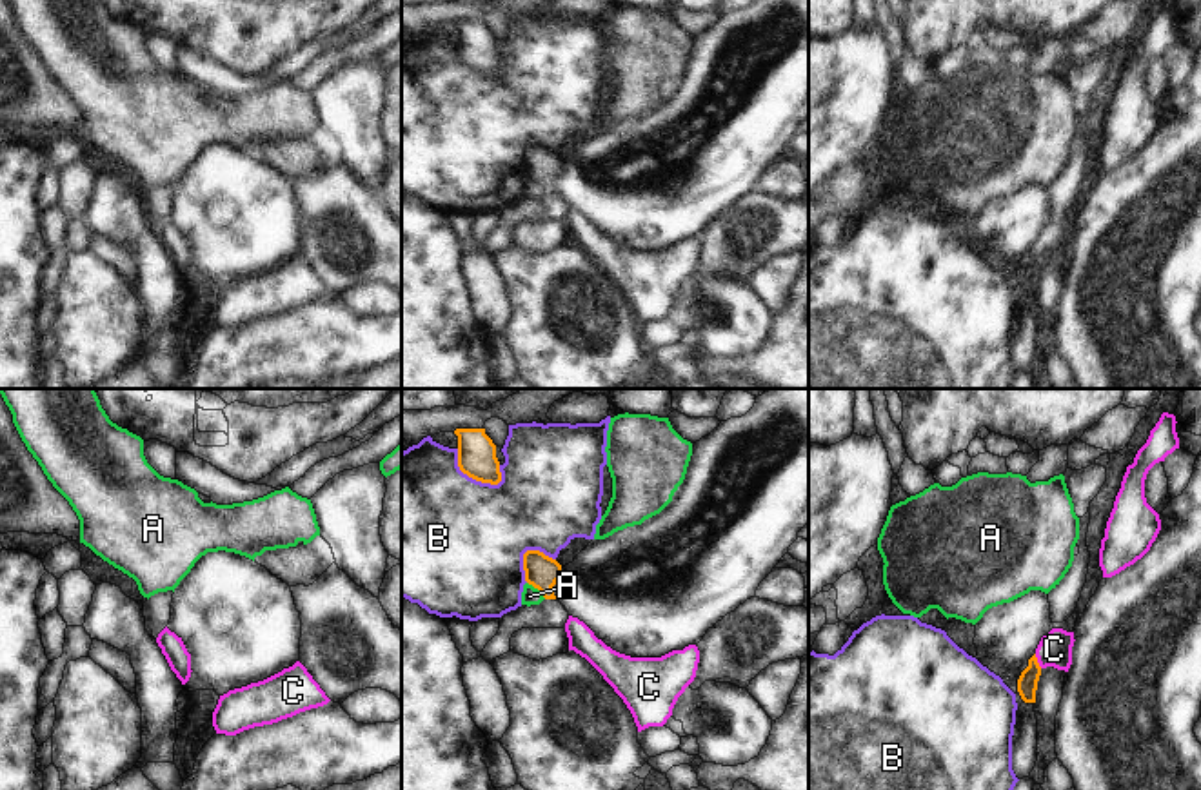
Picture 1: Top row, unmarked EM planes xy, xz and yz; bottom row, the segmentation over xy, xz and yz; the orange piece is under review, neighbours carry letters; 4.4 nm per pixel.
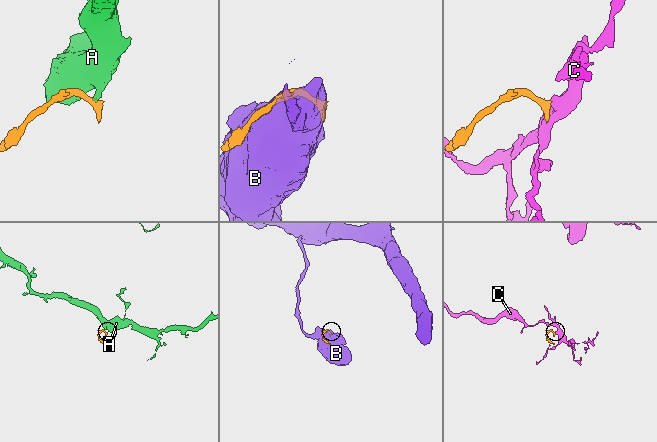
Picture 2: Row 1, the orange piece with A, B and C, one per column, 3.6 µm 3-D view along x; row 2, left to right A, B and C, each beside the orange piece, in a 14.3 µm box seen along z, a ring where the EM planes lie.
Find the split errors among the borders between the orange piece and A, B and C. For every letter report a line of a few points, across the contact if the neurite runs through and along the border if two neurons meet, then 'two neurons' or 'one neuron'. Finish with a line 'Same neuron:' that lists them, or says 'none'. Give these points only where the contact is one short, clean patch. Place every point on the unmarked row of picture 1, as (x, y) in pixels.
A: xz (527, 175), (545, 191) | two neurons
B: two neurons
C: yz (1027, 276), (1036, 255), (1054, 242) | one neuron
Same neuron: C

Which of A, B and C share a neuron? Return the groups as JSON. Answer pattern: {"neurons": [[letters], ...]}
{"neurons": [["A"], ["B"], ["C"]]}

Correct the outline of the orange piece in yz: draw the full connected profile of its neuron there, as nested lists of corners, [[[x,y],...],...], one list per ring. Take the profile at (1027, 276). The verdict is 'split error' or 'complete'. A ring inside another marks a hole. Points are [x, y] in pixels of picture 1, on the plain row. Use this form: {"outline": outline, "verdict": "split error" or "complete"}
{"outline": [[[1052,222],[1041,231],[1036,247],[1028,252],[1028,260],[1017,272],[1017,285],[1025,296],[1036,296],[1036,283],[1041,263],[1054,260],[1068,265],[1072,258],[1074,225]]], "verdict": "split error"}

